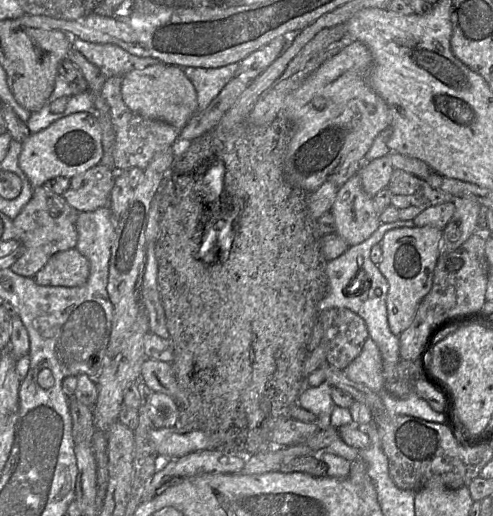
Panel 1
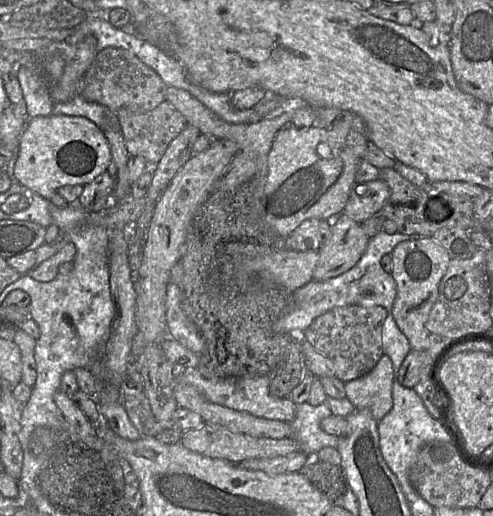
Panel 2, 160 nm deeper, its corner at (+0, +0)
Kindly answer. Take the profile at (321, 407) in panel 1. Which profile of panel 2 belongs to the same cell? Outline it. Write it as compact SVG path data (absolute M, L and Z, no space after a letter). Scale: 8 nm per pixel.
M327 400L318 406L312 406L308 402L296 406L295 418L290 422L291 437L296 440L299 451L311 457L326 448L336 448L338 437L327 434L321 428L323 419L332 415Z

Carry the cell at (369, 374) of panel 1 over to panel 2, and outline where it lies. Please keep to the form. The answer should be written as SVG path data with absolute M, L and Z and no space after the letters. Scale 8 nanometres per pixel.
M383 354L374 369L345 383L346 397L356 410L368 412L379 422L392 409L393 381L392 361Z

